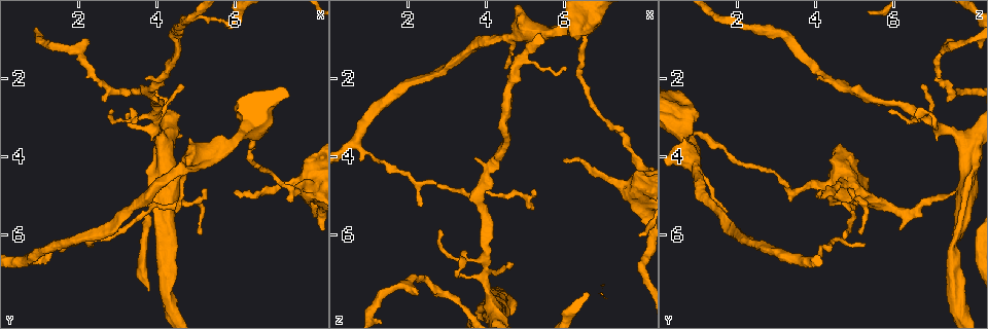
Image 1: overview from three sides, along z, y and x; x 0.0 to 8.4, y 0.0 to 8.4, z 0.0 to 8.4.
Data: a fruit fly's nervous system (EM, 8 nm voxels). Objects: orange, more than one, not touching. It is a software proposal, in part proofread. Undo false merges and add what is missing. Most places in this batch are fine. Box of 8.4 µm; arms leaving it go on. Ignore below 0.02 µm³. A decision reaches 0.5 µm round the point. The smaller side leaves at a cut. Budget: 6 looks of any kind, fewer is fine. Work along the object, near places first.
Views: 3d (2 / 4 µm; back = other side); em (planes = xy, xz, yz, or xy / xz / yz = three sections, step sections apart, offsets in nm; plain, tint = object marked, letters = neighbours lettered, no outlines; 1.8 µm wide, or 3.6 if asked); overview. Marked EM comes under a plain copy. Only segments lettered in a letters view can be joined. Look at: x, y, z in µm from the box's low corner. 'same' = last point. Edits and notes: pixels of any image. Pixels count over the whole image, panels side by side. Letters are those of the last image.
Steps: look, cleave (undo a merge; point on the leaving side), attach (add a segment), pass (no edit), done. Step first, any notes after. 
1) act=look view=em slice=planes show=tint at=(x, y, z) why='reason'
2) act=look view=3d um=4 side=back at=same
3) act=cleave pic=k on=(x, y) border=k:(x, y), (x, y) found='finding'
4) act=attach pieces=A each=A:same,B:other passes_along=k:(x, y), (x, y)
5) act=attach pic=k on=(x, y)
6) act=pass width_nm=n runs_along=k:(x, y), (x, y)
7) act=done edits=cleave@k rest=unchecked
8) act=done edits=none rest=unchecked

act=look view=3d um=4 at=(6.50, 3.35, 0.75) why='thick turns thin'

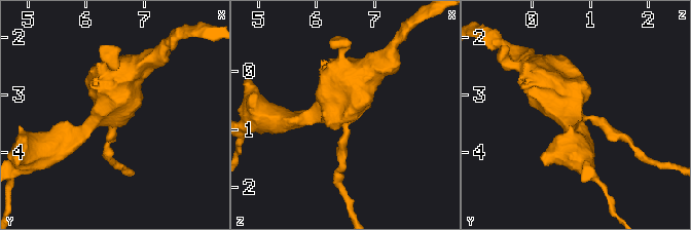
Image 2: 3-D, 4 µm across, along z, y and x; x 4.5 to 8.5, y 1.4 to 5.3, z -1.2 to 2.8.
act=look view=em um=3.6 slice=xz step=8 show=tint at=(6.55, 3.35, 0.80) why='now the EM'

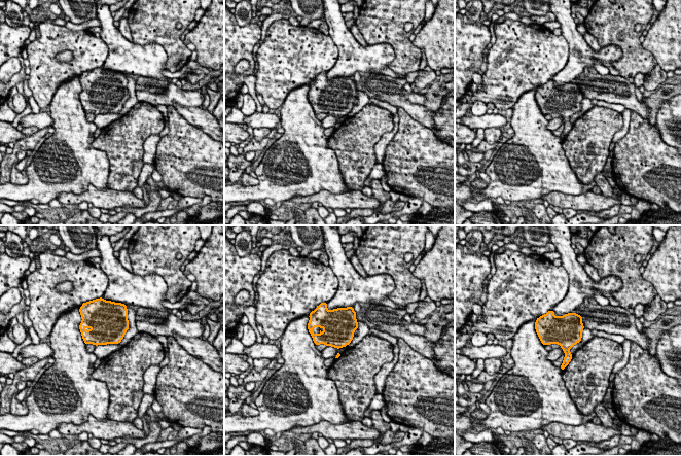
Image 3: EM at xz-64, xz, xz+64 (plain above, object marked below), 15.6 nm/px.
act=look view=em um=3.6 slice=xz step=8 show=letters at=same

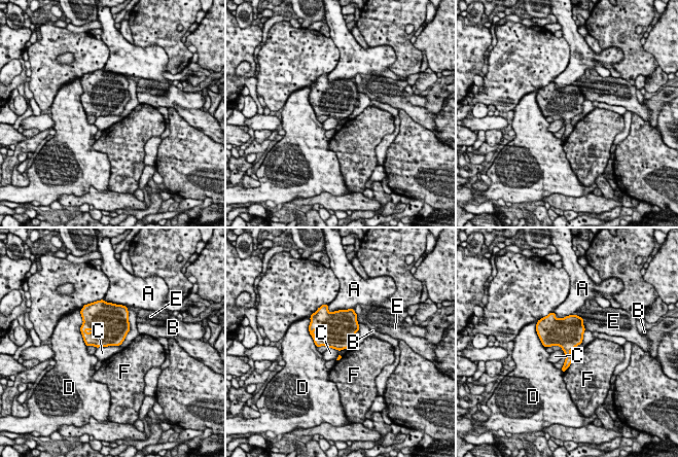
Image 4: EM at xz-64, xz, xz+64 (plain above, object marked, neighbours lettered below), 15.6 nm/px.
act=pass longest_contact=D:400nm each=A:other,B:other,C:other,D:other,E:other,F:other border=4:(119, 345), (99, 346), (97, 348) found='one neuron here'

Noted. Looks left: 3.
act=look view=em um=3.6 slice=planes show=letters at=(7.65, 4.75, 4.80)

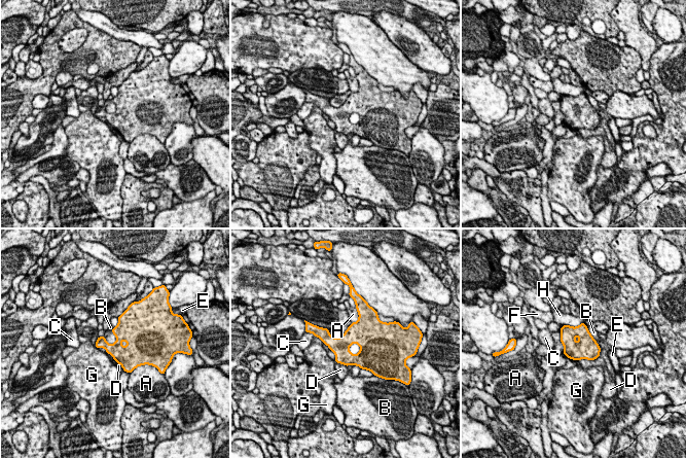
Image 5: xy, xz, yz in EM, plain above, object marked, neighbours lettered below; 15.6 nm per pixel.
act=pass longest_contact=B:360nm each=A:other,B:other,C:other,D:other,E:other,F:other,G:other,H:other border=5:(314, 334), (324, 343) found='all the same neuron'

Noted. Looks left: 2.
act=look view=em slice=xz step=8 show=tint at=(4.15, 3.50, 7.55) why='three arms meet'

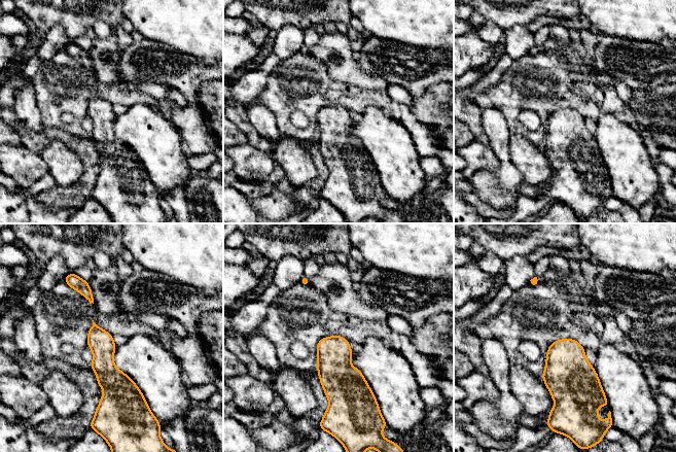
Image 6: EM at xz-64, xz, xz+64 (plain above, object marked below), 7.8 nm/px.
act=look view=em slice=planes show=letters at=same

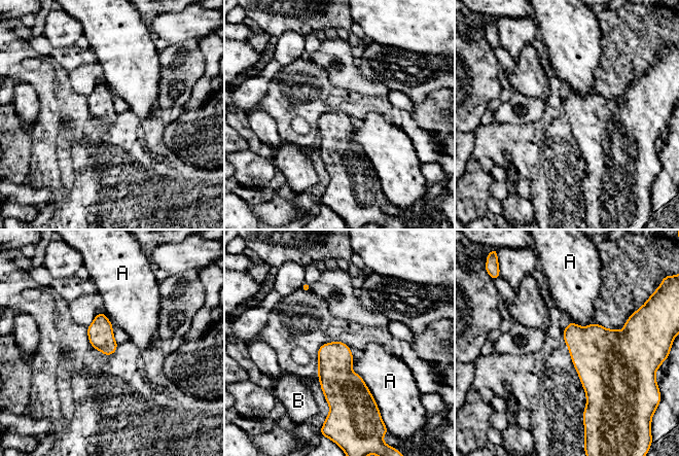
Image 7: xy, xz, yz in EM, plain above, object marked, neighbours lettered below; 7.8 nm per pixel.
act=pass each=A:other,B:other border=7:(353, 359), (352, 371), (378, 406) found='all the same neuron'

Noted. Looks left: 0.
act=done edits=none rest=unchecked

